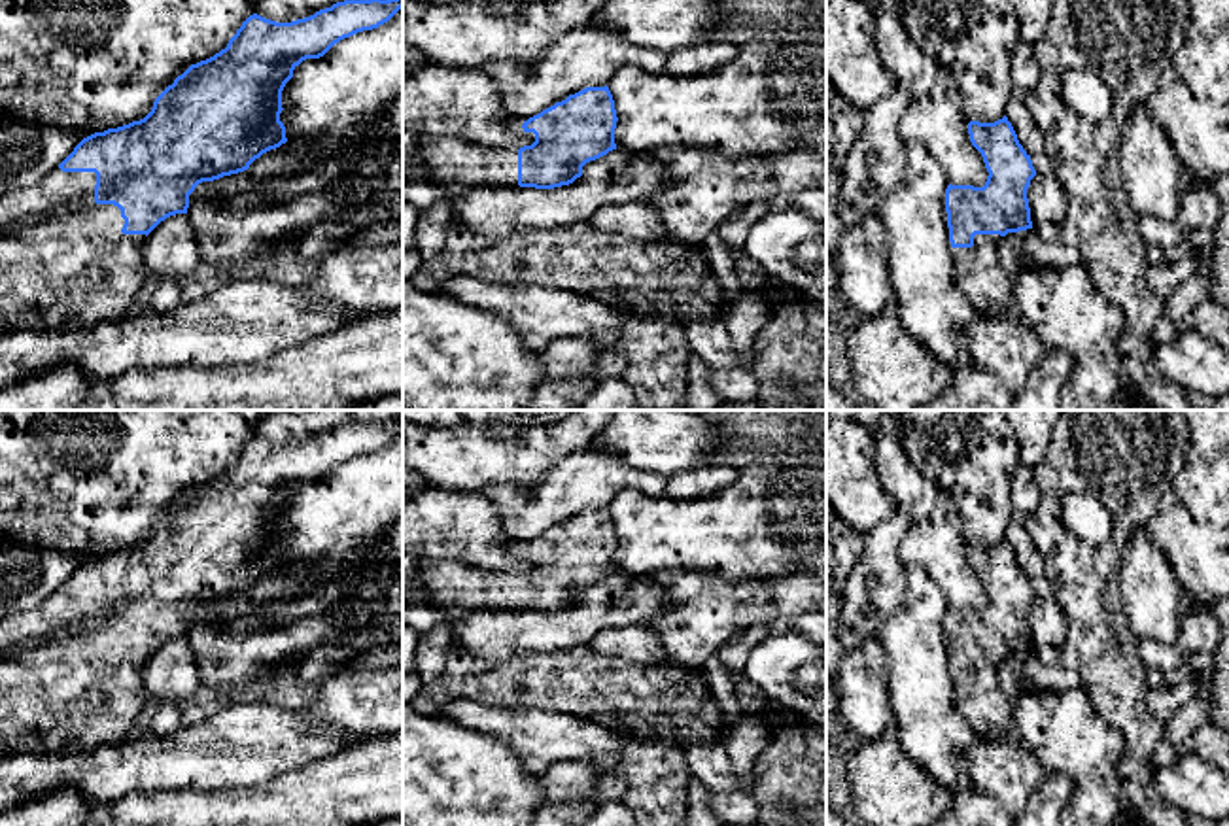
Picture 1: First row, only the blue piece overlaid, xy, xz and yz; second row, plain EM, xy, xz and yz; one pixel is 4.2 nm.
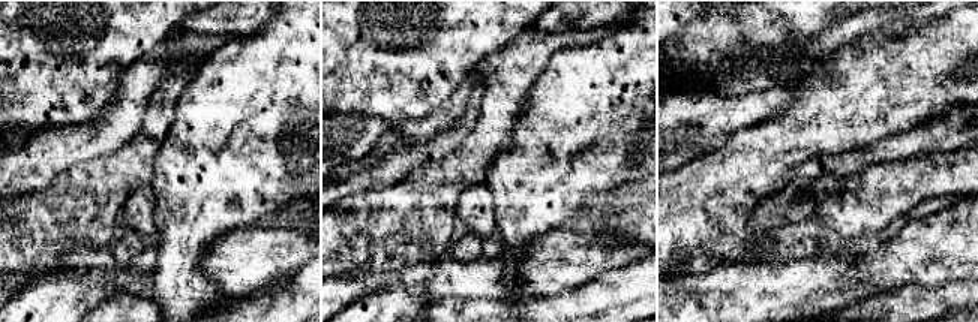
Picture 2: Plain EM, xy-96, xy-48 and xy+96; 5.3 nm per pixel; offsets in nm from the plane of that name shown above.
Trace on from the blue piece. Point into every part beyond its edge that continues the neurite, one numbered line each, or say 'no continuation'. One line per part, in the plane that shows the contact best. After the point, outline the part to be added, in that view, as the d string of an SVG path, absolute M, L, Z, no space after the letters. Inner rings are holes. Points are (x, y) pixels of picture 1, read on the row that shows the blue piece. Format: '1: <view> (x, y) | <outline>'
1: xy (78, 269) | M55 166L40 183L0 197L0 335L83 329L132 316L153 278L144 263L146 234L123 234L113 204L95 202L95 172Z

